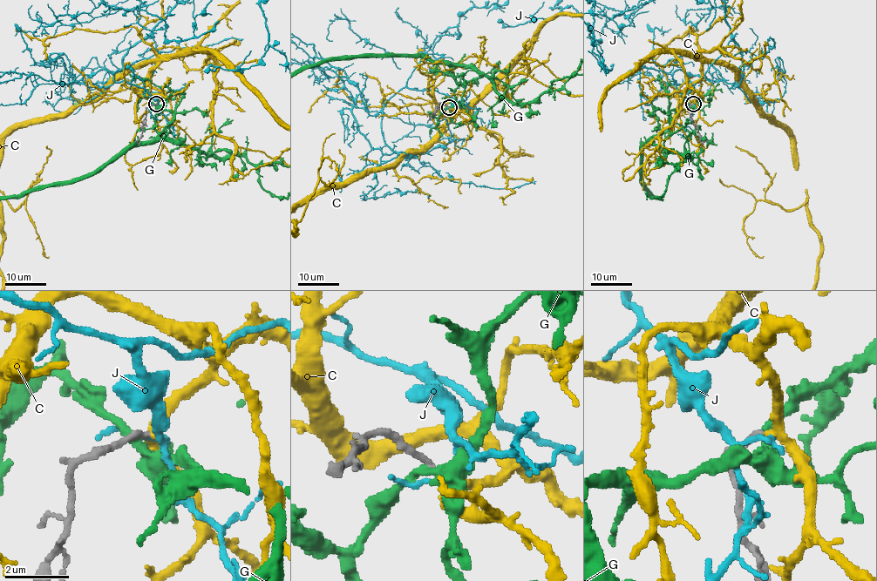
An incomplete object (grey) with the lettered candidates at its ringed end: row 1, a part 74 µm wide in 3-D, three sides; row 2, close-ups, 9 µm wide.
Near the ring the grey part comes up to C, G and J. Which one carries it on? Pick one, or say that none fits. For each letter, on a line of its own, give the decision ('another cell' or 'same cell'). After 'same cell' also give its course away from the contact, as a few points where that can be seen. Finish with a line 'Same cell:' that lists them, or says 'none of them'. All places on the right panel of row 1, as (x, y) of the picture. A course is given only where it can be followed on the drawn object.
C: same cell
G: another cell
J: another cell
Same cell: C

